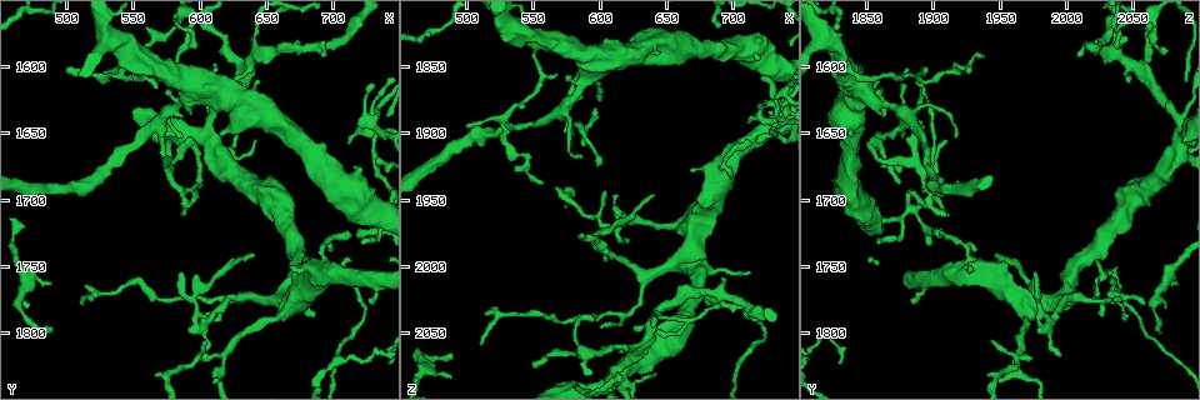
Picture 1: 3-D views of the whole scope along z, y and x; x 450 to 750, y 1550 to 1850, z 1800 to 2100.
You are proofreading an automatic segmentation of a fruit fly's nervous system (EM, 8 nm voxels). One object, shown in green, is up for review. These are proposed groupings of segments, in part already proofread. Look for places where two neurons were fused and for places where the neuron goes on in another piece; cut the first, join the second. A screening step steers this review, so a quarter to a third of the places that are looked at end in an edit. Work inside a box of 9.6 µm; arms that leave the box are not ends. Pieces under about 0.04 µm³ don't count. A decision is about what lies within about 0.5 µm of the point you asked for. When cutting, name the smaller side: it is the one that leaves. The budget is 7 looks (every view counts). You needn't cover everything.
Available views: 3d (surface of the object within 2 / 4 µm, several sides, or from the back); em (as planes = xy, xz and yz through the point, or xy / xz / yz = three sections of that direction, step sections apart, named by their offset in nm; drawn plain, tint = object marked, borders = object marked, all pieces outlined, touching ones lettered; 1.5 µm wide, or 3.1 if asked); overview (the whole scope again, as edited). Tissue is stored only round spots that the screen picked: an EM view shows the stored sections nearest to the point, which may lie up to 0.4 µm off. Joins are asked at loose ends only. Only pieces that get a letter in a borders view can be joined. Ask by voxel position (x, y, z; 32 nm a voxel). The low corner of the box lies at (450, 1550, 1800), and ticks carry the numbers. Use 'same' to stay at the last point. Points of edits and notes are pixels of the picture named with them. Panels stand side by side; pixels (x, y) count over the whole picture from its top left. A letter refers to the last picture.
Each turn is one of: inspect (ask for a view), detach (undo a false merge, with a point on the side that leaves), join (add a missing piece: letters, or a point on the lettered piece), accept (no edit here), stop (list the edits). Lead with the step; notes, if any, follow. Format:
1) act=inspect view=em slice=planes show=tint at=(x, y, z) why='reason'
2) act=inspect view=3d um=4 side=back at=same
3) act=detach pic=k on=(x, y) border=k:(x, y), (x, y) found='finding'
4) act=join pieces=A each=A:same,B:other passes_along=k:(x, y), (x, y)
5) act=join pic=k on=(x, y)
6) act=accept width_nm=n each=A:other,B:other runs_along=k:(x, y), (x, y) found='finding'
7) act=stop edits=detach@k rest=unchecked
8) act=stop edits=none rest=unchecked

act=inspect view=3d um=4 at=(600, 1792, 1986) why='abrupt turn'

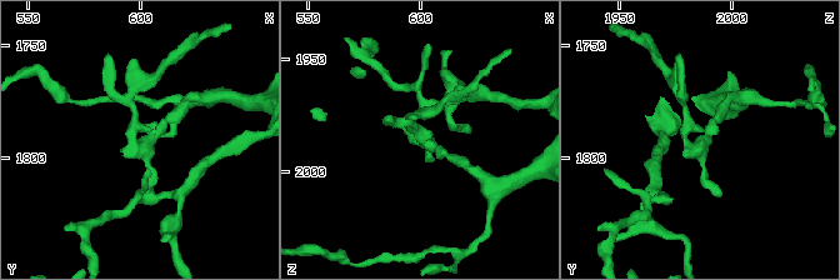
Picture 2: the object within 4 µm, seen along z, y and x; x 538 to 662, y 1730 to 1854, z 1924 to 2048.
act=inspect view=em slice=planes show=tint at=(600, 1791, 1985) why='need the tissue'

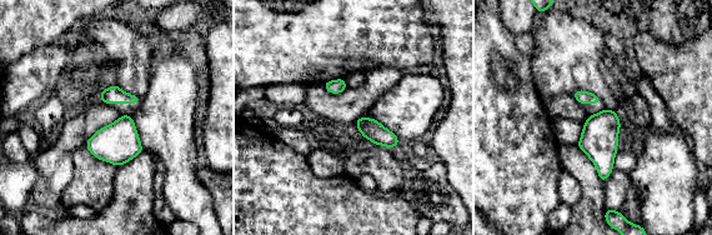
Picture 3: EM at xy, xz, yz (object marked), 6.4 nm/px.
act=inspect view=em slice=planes show=borders at=same

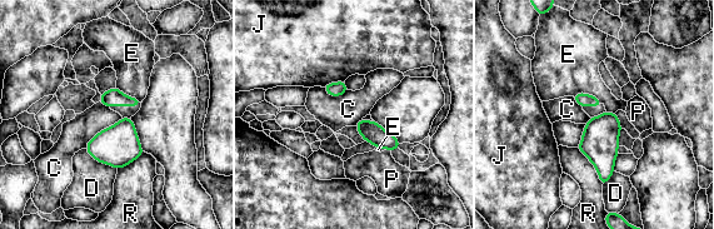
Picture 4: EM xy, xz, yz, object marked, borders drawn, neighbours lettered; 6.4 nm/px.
act=accept each=C:other,D:other,E:other,J:other,P:other,R:other border=4:(121, 117), (101, 129), (84, 148) found='one neuron here'

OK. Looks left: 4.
act=inspect view=3d um=2 at=(598, 1692, 1882) why='thin end'

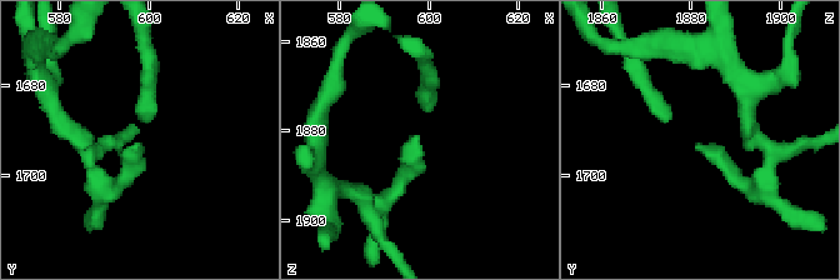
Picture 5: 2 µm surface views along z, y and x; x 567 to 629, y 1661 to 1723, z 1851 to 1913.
act=inspect view=em slice=xz step=4 show=borders at=(597, 1693, 1881) why='shape alone is not enough'

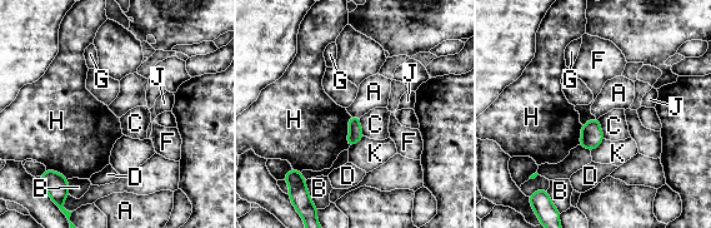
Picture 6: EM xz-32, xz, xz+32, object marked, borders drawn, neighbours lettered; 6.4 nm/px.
act=inspect view=em slice=planes show=borders at=same

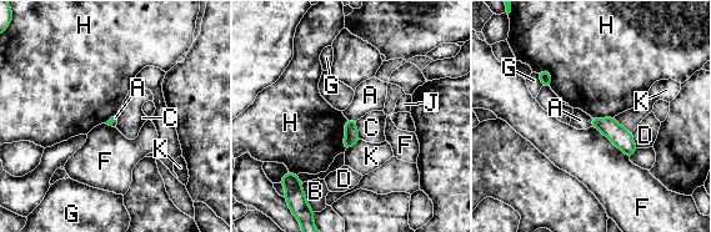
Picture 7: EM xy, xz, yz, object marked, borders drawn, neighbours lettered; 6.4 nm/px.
act=accept longest_contact=F:320nm each=A:other,B:other,C:other,D:other,F:other,G:other,H:other,J:other,K:other border=7:(590, 117), (592, 126) found='none of them fits'

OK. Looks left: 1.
act=inspect view=em slice=planes show=borders at=(720, 1732, 1860) why='an open end'

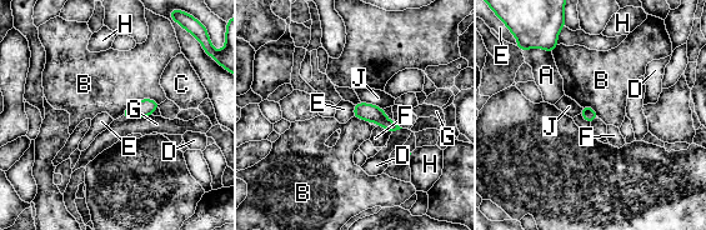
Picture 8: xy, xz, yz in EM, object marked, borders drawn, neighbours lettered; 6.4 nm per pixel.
act=accept each=A:other,B:other,C:other,D:other,E:other,F:other,G:other,H:other,J:other border=8:(355, 105), (352, 115) found='no lettered piece goes on from it'

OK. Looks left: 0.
act=stop edits=none rest=unchecked

